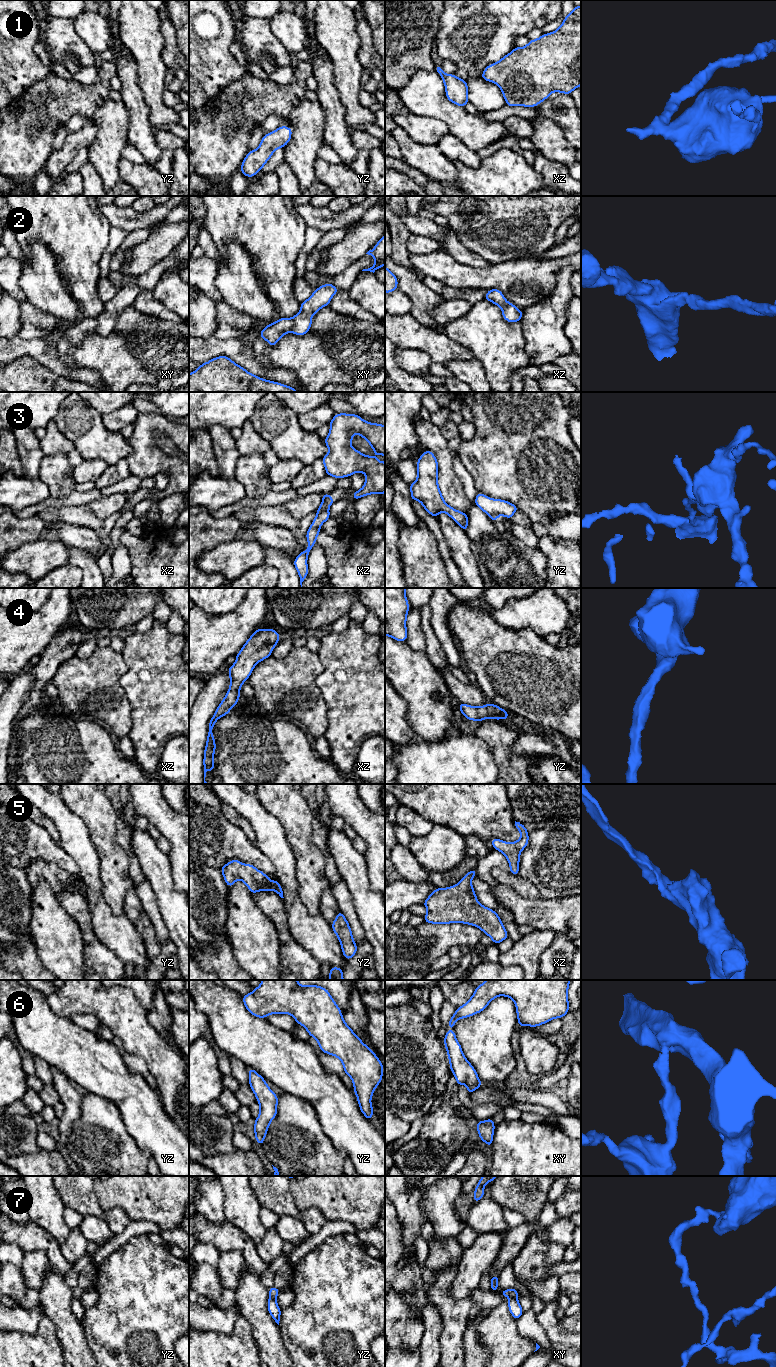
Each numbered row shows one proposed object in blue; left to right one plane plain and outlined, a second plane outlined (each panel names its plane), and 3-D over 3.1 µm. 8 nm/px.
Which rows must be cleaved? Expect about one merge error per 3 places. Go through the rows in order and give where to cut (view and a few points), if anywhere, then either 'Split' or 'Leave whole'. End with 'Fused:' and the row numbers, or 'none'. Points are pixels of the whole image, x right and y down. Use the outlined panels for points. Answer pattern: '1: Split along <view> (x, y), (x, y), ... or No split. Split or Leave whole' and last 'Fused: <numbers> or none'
1: No split. Leave whole
2: No split. Leave whole
3: Split along xz (329, 497), (325, 502), (327, 506). Split
4: No split. Leave whole
5: No split. Leave whole
6: No split. Leave whole
7: Split along yz (269, 1297), (275, 1300). Split
Fused: 3, 7

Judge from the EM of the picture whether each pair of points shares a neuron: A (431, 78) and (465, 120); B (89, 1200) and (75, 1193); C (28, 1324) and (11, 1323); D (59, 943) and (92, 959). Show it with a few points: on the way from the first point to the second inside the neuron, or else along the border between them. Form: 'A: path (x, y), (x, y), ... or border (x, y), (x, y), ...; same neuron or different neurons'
A: path (431, 91), (431, 95), (452, 115); same neuron
B: path (86, 1200), (78, 1194); same neuron
C: path (24, 1323), (15, 1323); same neuron
D: border (79, 931), (82, 937), (85, 969); different neurons

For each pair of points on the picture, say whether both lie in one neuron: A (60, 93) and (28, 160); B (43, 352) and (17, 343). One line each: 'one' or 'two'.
A: one
B: one

